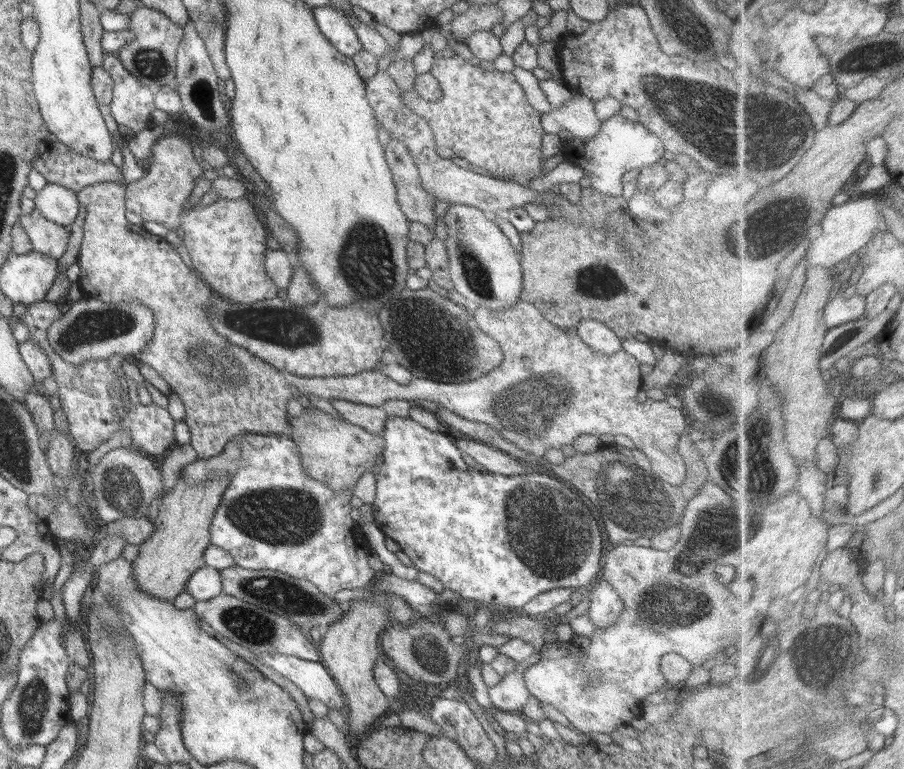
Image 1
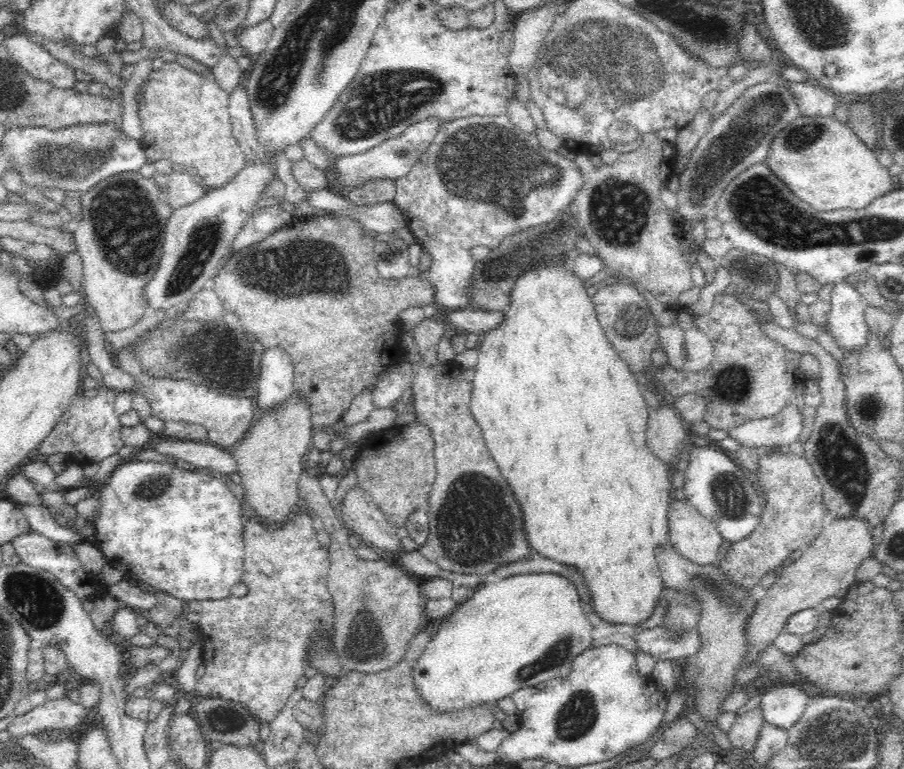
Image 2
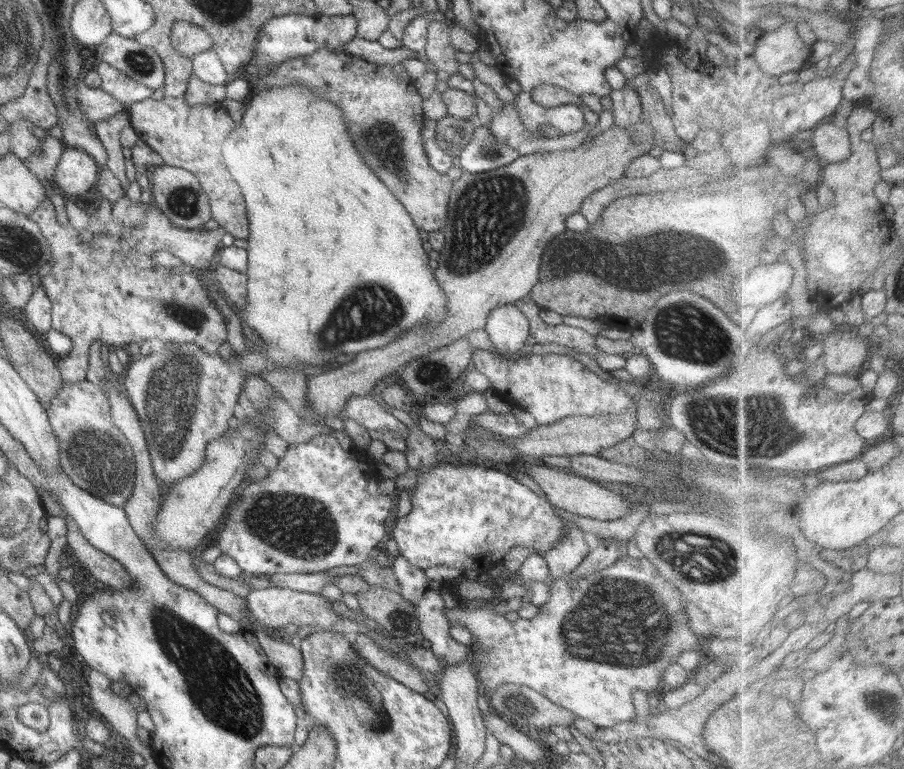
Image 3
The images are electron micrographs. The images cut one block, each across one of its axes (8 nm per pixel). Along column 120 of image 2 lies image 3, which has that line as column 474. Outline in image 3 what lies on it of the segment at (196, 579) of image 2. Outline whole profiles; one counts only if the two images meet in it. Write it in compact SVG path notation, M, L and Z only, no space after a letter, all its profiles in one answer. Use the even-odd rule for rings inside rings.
M438 462L433 467L422 468L422 476L417 477L416 486L412 489L410 504L412 505L410 513L397 519L396 526L394 526L389 537L396 540L400 555L412 566L420 568L422 571L425 571L426 568L430 568L431 566L444 566L444 564L446 564L446 566L460 569L462 574L470 571L482 573L482 575L484 575L489 568L498 564L512 548L519 546L519 544L529 548L531 554L536 553L544 556L544 552L550 550L551 547L555 545L555 542L563 538L563 532L567 531L565 529L567 528L567 524L564 522L563 513L561 513L561 510L554 508L554 505L550 501L546 501L546 499L536 494L536 492L533 492L529 487L521 484L512 474L505 474L504 472L493 470L492 468L486 468L484 465L479 466L477 464L465 463L460 466L455 466L448 462Z

